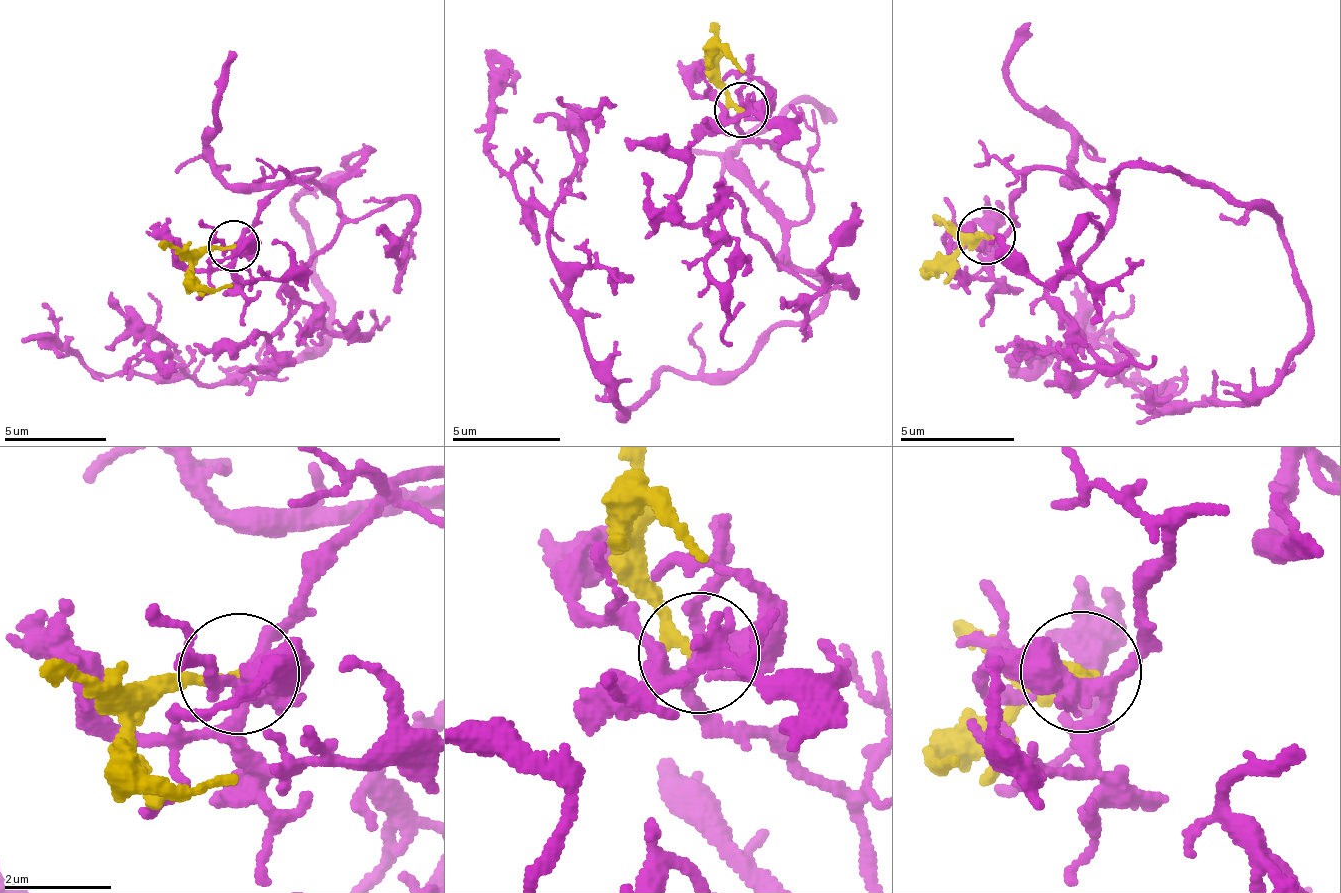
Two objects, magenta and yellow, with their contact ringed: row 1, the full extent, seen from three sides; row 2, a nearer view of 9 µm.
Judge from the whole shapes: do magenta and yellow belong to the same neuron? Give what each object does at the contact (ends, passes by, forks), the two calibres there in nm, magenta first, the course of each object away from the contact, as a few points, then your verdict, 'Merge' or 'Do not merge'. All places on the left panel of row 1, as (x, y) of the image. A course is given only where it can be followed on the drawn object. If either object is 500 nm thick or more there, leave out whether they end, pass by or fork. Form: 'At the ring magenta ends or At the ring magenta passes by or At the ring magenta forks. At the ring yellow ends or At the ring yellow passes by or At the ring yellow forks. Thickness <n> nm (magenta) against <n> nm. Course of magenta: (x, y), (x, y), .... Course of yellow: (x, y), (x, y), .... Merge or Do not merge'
At the ring magenta forks. At the ring yellow ends. Thickness 320 nm (magenta) against 190 nm. Course of magenta: (235, 247), (300, 171), (330, 183), (370, 150), (294, 205), (323, 299), (287, 361), (104, 377), (43, 302). Course of yellow: (235, 247), (214, 247), (193, 265), (197, 283), (234, 283). Do not merge

